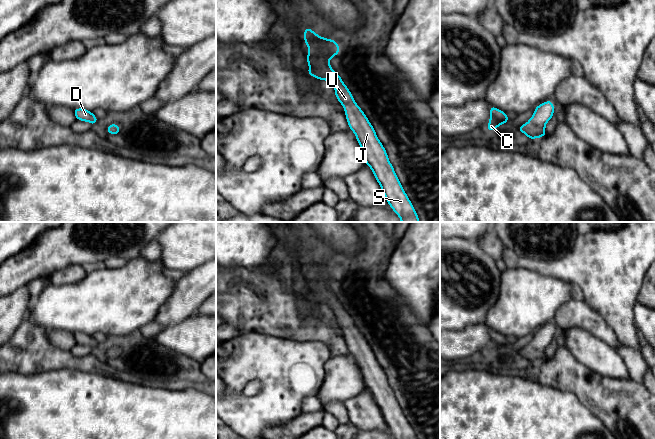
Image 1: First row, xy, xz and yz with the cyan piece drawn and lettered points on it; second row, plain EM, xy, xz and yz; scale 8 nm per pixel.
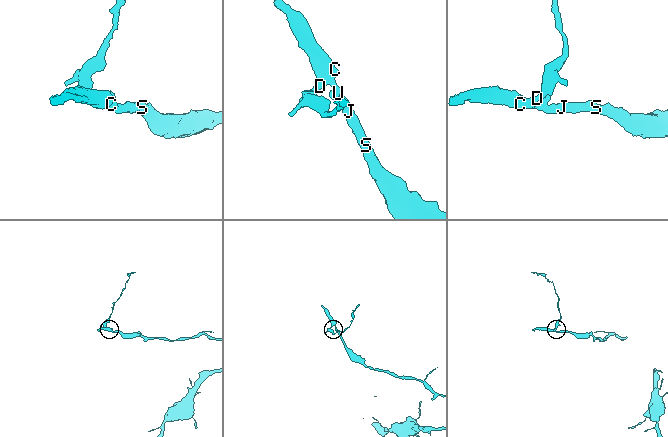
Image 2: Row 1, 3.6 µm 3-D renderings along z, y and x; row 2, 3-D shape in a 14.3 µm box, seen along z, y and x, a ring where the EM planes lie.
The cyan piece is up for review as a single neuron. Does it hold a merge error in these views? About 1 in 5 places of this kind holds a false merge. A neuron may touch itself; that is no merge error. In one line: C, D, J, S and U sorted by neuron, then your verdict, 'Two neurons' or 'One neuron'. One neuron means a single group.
Groups: C D J S U. One neuron

